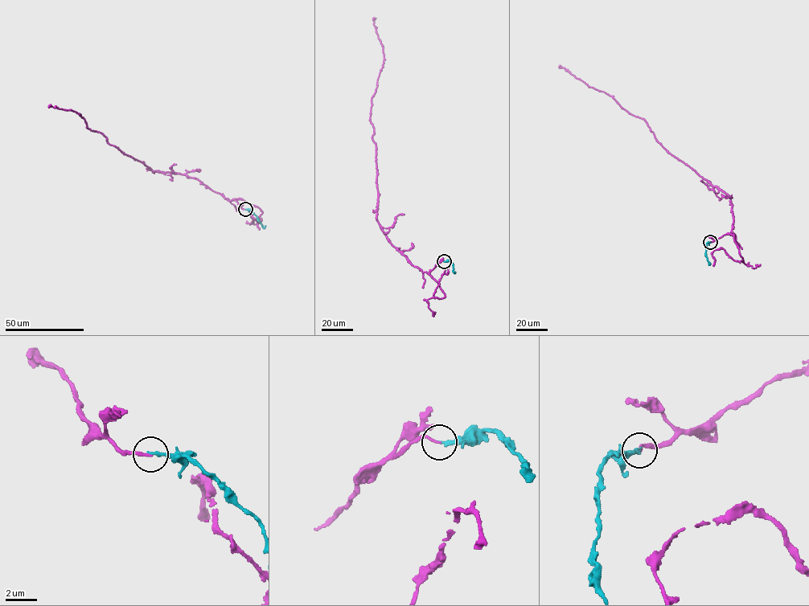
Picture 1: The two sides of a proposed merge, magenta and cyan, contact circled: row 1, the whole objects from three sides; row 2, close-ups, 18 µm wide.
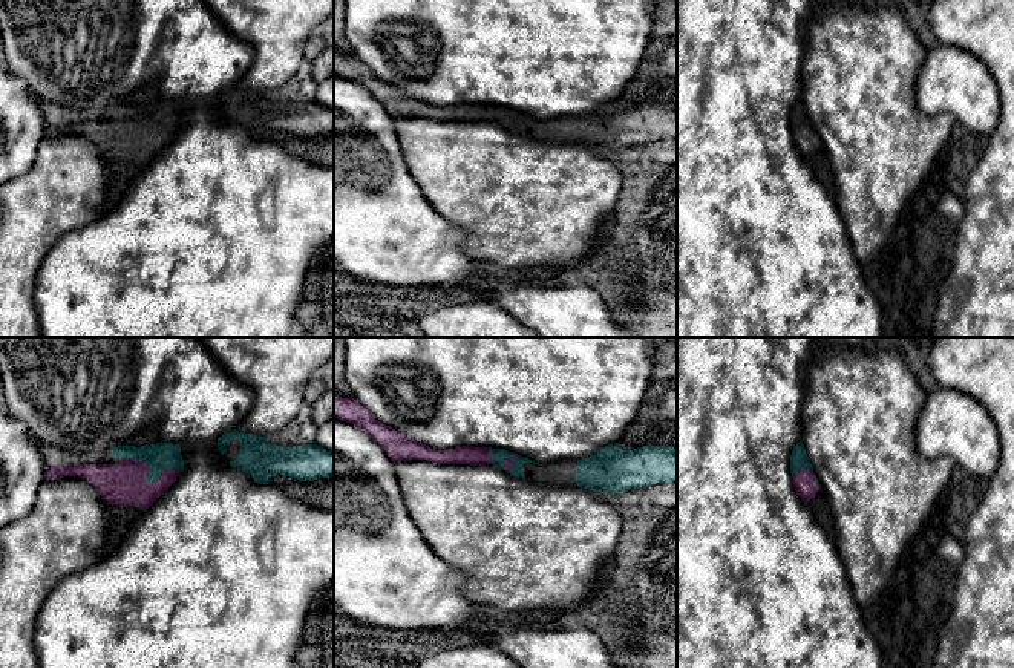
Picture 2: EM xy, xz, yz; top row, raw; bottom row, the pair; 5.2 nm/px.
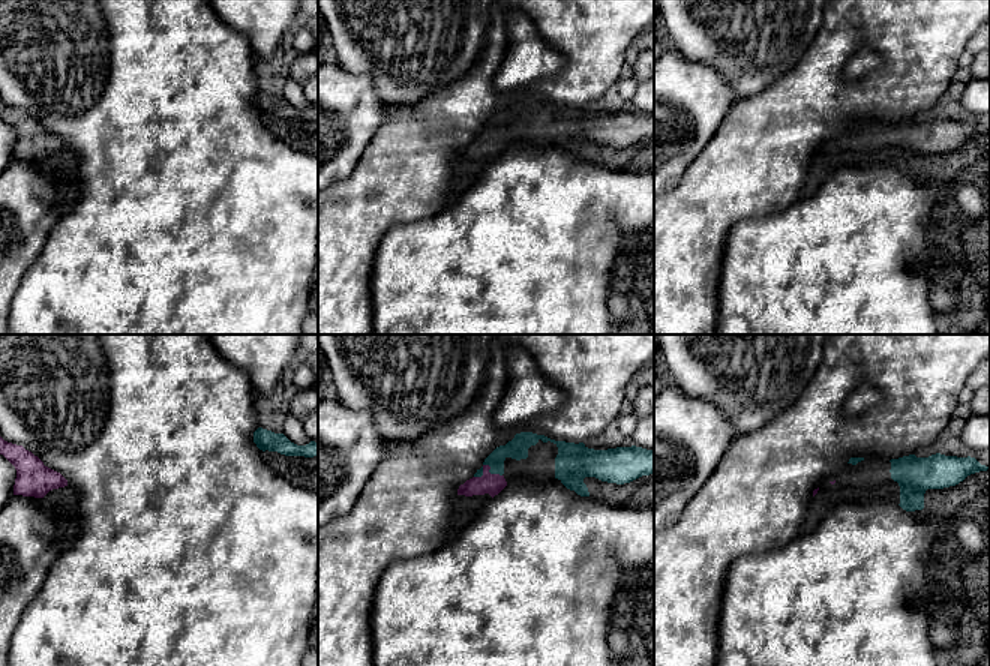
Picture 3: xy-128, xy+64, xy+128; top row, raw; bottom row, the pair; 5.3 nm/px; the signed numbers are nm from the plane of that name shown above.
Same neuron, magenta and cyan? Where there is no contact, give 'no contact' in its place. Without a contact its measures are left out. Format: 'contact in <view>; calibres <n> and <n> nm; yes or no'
contact in xy; calibres 220 and 150 nm; yes

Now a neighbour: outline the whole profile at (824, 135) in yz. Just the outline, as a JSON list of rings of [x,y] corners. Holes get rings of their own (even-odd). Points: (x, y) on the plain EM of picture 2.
[[[815,3],[809,43],[803,61],[801,100],[813,124],[818,144],[830,156],[839,213],[861,265],[876,259],[888,244],[907,202],[921,188],[933,165],[944,156],[954,118],[927,115],[916,104],[914,86],[927,47],[896,6],[870,3]]]

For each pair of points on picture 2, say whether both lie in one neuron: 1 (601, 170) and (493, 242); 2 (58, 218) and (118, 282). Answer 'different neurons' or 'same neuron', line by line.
1: same neuron
2: different neurons

